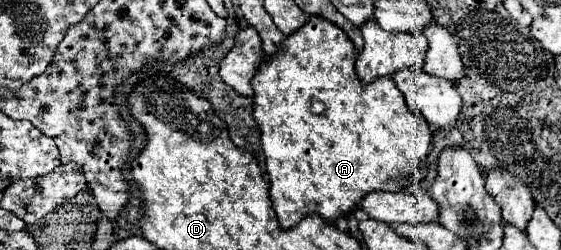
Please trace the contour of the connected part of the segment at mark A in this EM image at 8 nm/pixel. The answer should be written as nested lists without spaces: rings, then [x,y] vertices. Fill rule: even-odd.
[[[309,17],[301,29],[285,37],[279,51],[263,61],[251,79],[253,119],[261,131],[271,203],[285,229],[309,213],[319,213],[333,223],[369,191],[397,191],[399,179],[425,165],[431,145],[429,123],[407,107],[391,77],[379,77],[365,85],[355,73],[355,55],[355,45],[343,29],[323,17]]]

